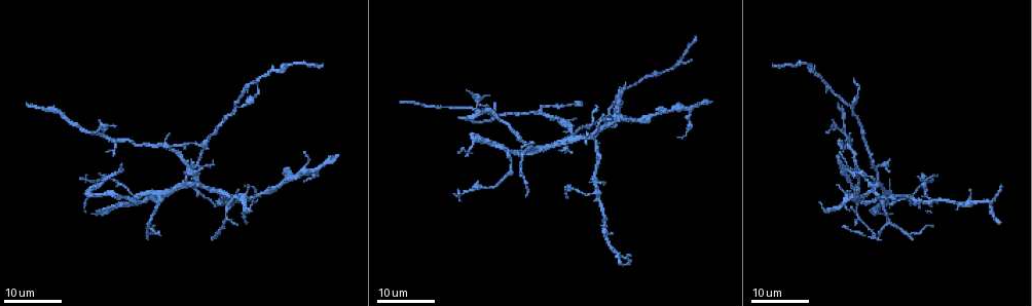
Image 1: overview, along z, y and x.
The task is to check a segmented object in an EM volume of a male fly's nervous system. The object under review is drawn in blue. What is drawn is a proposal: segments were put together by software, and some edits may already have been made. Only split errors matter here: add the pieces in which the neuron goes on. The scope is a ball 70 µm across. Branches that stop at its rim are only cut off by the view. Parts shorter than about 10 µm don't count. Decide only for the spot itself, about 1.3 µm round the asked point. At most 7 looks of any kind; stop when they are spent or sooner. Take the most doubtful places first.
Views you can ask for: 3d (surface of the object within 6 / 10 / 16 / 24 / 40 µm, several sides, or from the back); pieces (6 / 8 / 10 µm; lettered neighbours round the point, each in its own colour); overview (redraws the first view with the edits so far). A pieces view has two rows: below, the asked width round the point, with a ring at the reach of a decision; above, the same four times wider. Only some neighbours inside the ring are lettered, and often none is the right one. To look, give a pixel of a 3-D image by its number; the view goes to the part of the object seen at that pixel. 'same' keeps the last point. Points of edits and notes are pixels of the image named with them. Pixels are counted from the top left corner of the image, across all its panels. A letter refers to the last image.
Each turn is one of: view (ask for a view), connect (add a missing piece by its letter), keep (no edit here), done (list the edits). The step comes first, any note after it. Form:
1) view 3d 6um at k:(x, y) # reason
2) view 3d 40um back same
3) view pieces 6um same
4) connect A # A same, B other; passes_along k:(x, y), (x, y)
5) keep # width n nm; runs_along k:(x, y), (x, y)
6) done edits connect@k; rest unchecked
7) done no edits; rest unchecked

view 3d 24um at 1:(909, 205) # an open end

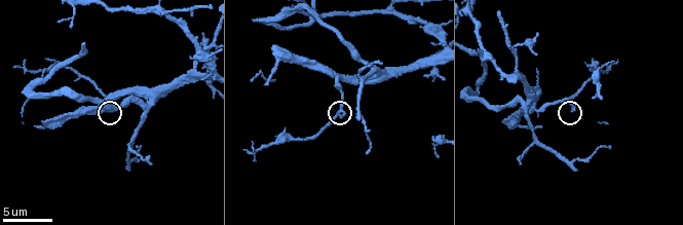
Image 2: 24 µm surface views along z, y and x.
view pieces 6um at 2:(574, 109)

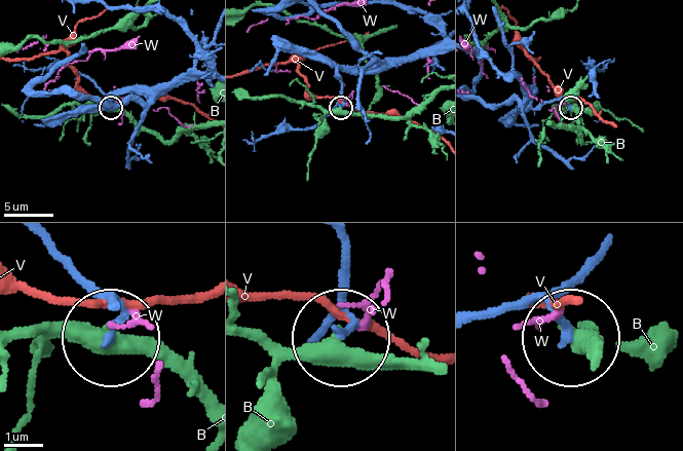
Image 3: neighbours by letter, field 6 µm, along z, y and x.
keep # width 210 nm; B other, V other, W other; no lettered piece goes on from it

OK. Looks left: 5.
view 3d 24um at 1:(853, 77) # thin end

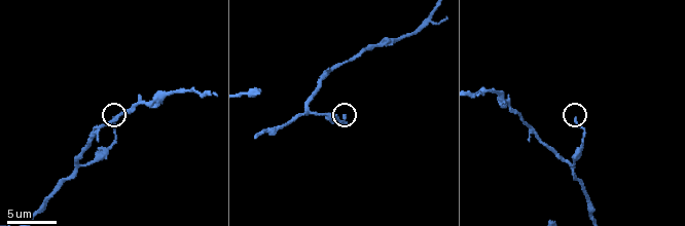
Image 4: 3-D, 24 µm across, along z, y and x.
view pieces 8um at 4:(344, 114)

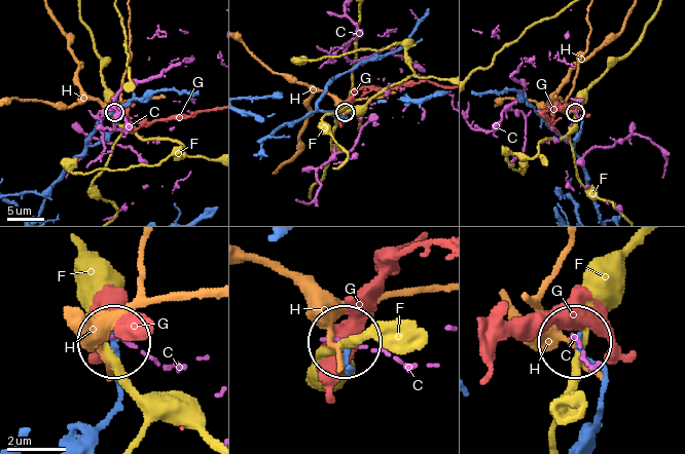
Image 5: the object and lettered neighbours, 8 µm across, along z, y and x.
keep # C other, F other, G other, H other; runs_along 5:(87, 433), (114, 404), (117, 347); no lettered piece goes on from it

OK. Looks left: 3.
view 3d 24um at 1:(921, 201) # an open end

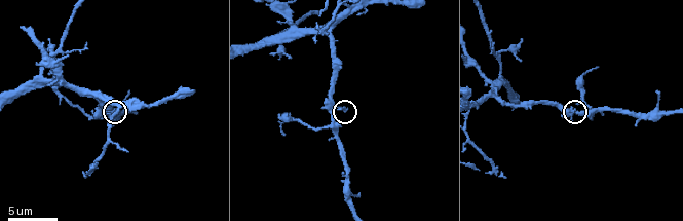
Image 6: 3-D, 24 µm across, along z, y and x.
view pieces 10um at 6:(346, 111)

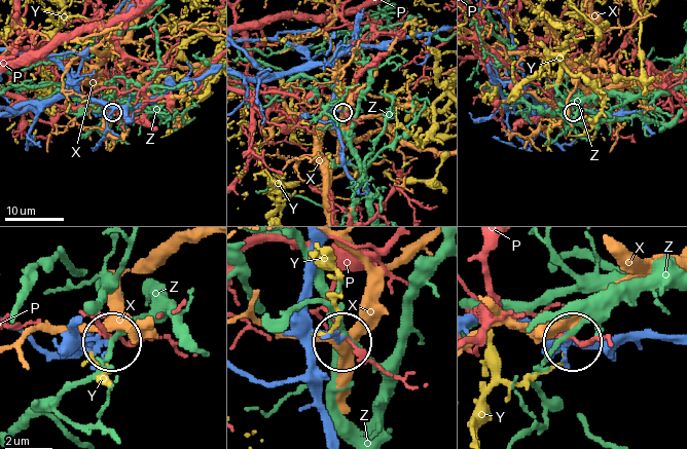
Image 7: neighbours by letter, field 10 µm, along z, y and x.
keep # width 150 nm; P other, X other, Y other, Z other; no lettered piece goes on from it

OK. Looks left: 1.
done no edits; rest unchecked

